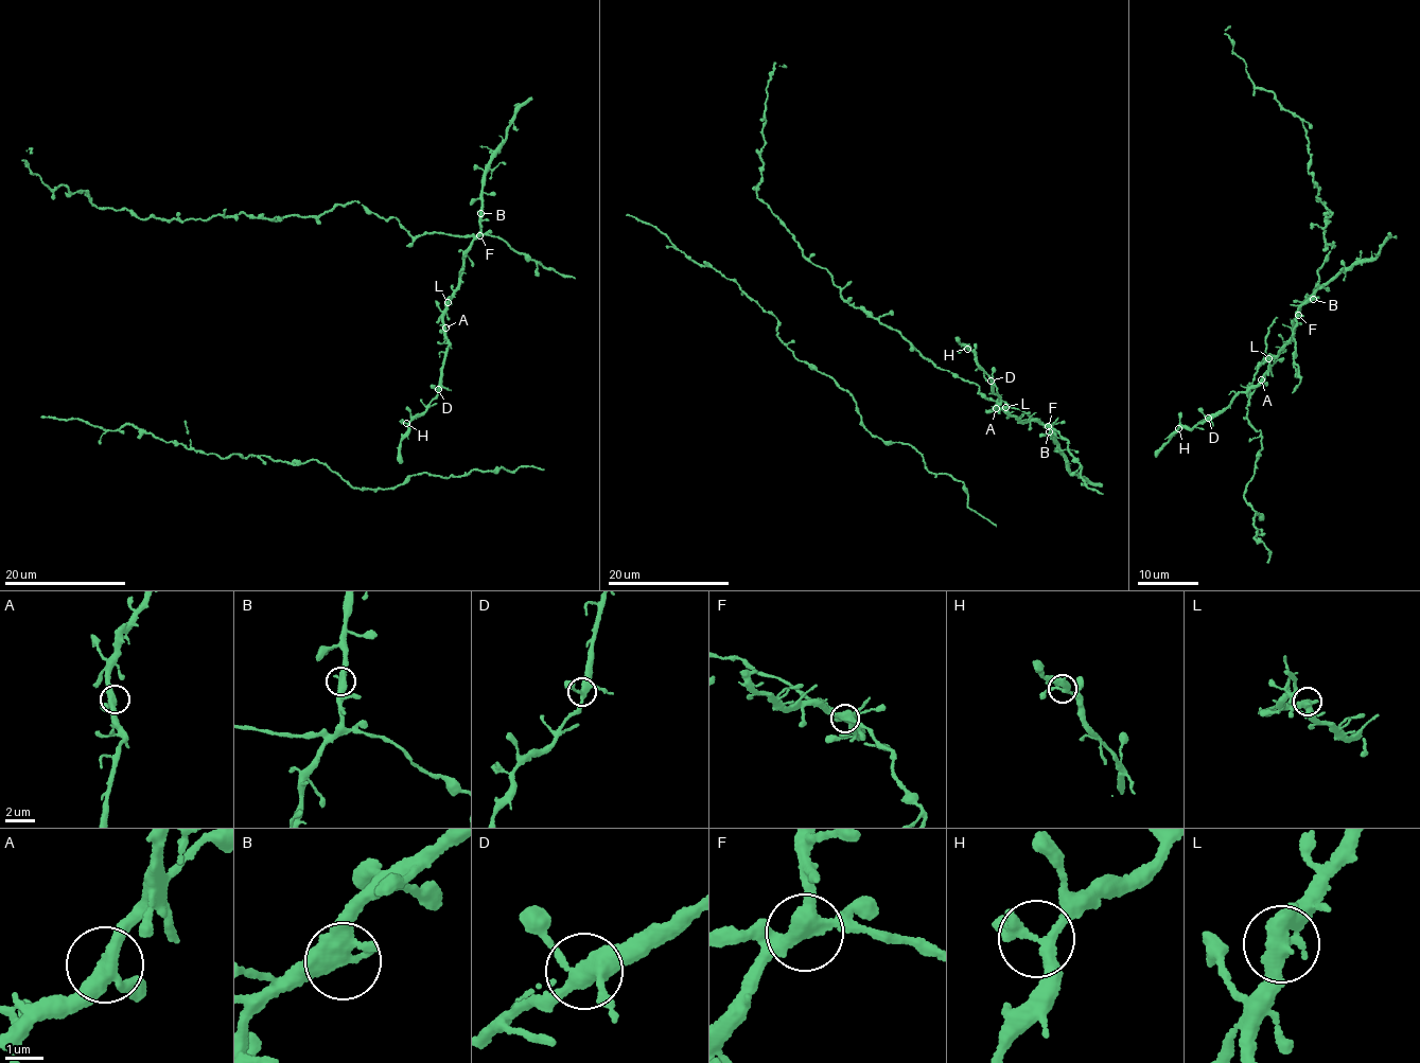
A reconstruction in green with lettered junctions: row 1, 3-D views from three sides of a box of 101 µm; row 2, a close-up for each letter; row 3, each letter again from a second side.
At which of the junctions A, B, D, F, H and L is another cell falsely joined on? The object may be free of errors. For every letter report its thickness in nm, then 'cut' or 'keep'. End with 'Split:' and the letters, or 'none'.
A: calibre 320 nm; keep
B: calibre 400 nm; keep
D: calibre 320 nm; keep
F: calibre 340 nm; keep
H: calibre 240 nm; keep
L: calibre 360 nm; keep
Split: none

